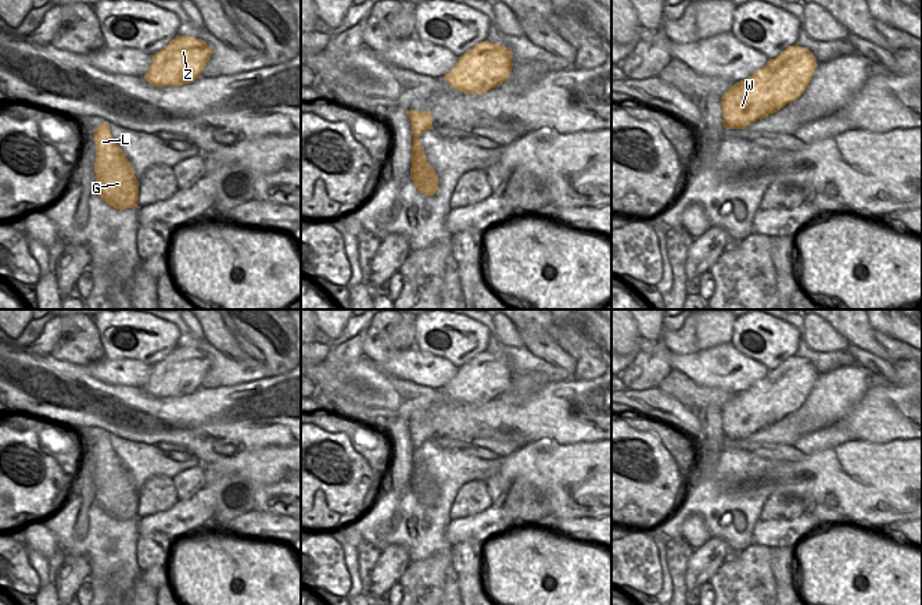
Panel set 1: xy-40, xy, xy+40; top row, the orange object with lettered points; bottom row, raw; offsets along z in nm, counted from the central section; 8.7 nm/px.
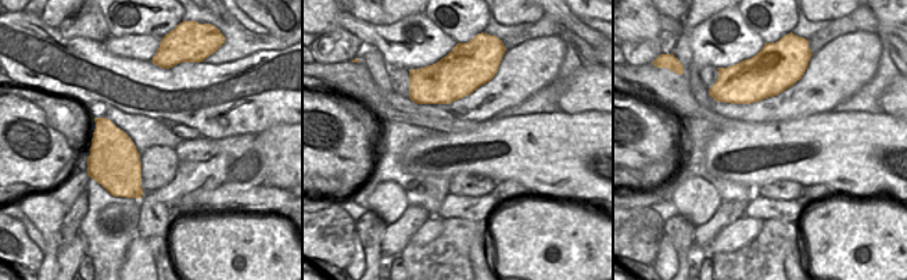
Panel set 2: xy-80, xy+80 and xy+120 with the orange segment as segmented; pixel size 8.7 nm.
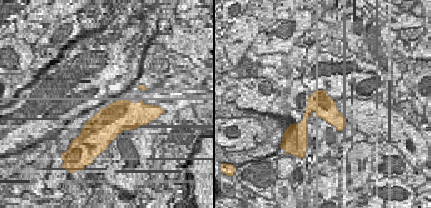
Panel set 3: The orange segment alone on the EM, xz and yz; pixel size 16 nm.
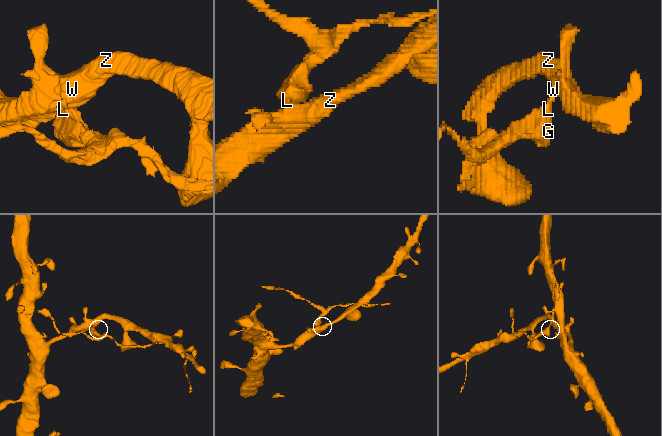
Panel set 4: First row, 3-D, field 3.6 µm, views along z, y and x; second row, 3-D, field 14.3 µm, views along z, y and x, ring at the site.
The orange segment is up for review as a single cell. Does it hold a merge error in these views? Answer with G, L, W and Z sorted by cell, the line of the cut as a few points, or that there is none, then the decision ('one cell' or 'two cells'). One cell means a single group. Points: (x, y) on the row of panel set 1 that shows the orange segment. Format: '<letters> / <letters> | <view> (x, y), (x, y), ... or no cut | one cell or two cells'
G L / W Z | xy (415, 135), (419, 136) | two cells

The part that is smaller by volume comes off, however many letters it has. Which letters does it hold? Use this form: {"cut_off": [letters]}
{"cut_off": ["G", "L"]}

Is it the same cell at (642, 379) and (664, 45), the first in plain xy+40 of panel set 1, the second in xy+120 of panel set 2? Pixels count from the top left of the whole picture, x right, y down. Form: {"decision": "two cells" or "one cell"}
{"decision": "one cell"}

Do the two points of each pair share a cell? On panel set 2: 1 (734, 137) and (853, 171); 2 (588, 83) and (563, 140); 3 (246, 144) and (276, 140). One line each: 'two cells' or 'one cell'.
1: one cell
2: two cells
3: two cells

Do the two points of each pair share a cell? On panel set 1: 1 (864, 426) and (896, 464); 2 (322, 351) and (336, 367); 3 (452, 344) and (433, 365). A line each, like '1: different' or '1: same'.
1: different
2: different
3: different

